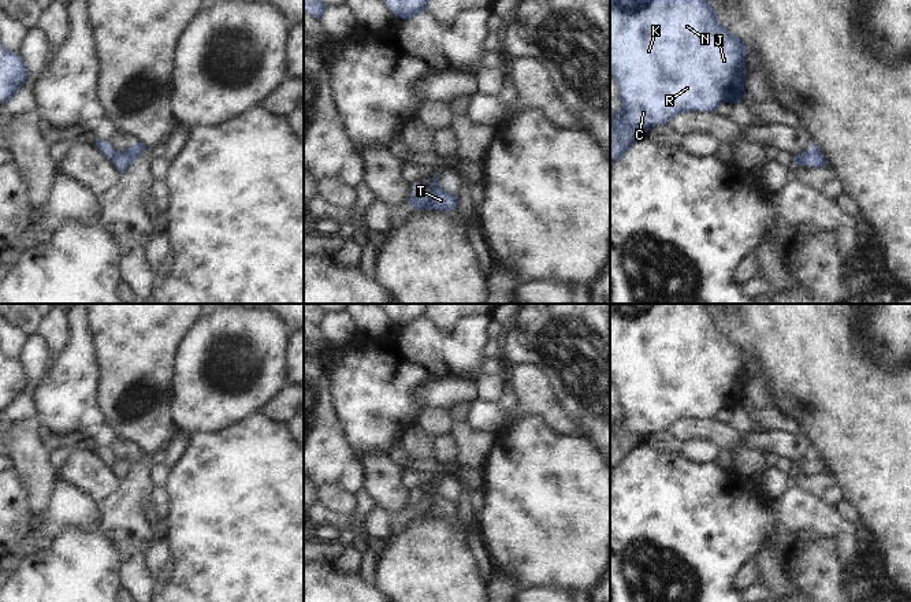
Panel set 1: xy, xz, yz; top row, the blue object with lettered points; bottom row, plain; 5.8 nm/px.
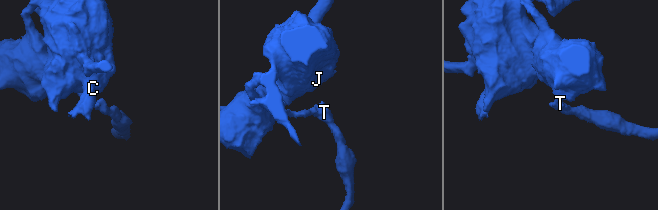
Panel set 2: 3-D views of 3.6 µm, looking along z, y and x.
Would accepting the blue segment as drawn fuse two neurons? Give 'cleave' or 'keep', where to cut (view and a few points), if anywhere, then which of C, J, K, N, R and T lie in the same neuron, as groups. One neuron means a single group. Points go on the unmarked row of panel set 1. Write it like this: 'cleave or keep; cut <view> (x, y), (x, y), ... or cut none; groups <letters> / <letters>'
cleave; cut yz (815, 453), (796, 469); groups C J K N R / T

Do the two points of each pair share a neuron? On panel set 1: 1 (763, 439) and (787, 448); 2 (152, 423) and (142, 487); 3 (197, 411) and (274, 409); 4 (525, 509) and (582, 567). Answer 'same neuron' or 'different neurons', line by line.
1: same neuron
2: different neurons
3: different neurons
4: same neuron

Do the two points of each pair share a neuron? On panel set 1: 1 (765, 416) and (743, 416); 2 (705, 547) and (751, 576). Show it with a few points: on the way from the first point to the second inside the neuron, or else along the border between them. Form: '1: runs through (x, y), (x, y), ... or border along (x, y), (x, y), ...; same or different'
1: border along (742, 407), (759, 427), (766, 430); different
2: border along (754, 558), (737, 572), (731, 587); different

